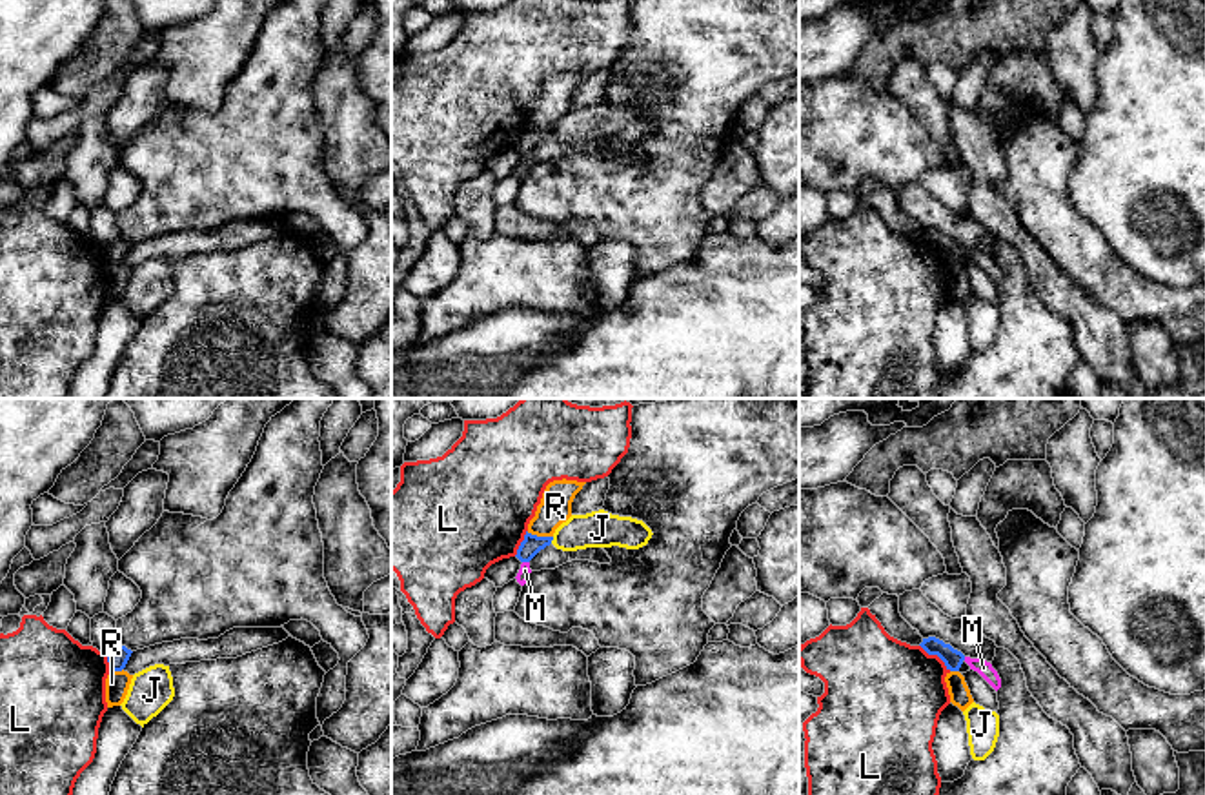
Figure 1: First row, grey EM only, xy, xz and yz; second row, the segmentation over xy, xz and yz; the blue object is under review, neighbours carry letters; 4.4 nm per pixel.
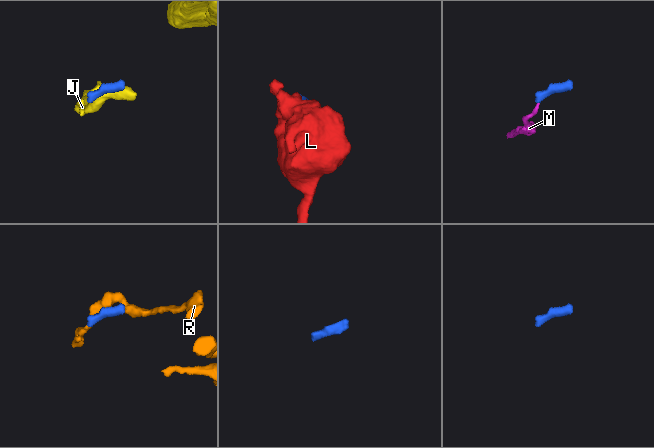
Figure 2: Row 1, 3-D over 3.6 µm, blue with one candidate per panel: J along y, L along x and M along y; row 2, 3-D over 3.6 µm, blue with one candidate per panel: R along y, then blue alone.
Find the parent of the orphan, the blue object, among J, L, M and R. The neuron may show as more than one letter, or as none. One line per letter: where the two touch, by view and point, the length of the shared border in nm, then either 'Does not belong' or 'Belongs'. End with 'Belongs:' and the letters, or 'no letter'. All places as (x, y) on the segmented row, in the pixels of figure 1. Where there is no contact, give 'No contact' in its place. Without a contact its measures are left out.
J: Touches blue at xz (552, 539). Shared border 40 nm. Does not belong
L: Touches blue at yz (936, 654). Shared border 180 nm. Does not belong
M: Touches blue at xz (526, 561). Shared border 30 nm. Belongs
R: Touches blue at xz (539, 537). Shared border 120 nm. Does not belong
Belongs: M

